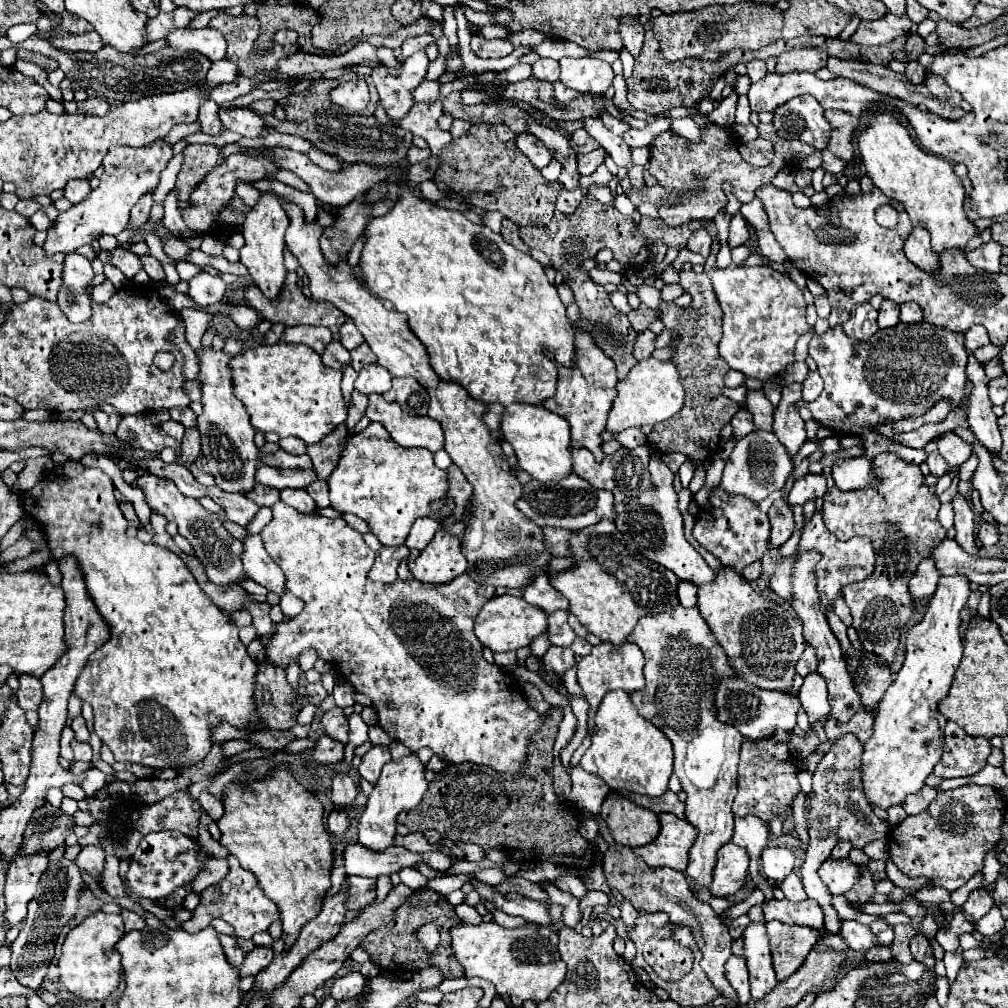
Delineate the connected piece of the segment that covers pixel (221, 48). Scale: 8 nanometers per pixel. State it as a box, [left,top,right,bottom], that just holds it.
[167,29,227,63]

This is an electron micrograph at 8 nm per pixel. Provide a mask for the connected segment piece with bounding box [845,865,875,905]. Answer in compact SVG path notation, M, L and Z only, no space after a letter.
M859 865L859 869L861 869L861 881L853 889L849 889L849 893L845 893L845 897L847 897L847 901L851 905L867 903L869 897L875 895L875 887L873 887L875 881L873 881L873 875L869 873L869 867L867 865Z

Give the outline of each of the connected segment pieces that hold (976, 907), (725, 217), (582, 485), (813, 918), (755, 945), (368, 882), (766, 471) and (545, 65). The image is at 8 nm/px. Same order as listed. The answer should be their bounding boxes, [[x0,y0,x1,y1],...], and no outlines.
[[963,887,993,923],[715,211,731,245],[517,473,615,531],[761,899,823,929],[743,921,775,999],[345,875,375,911],[721,431,793,501],[533,59,559,83]]

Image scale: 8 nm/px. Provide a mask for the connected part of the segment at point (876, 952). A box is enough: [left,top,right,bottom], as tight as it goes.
[864,946,893,962]

